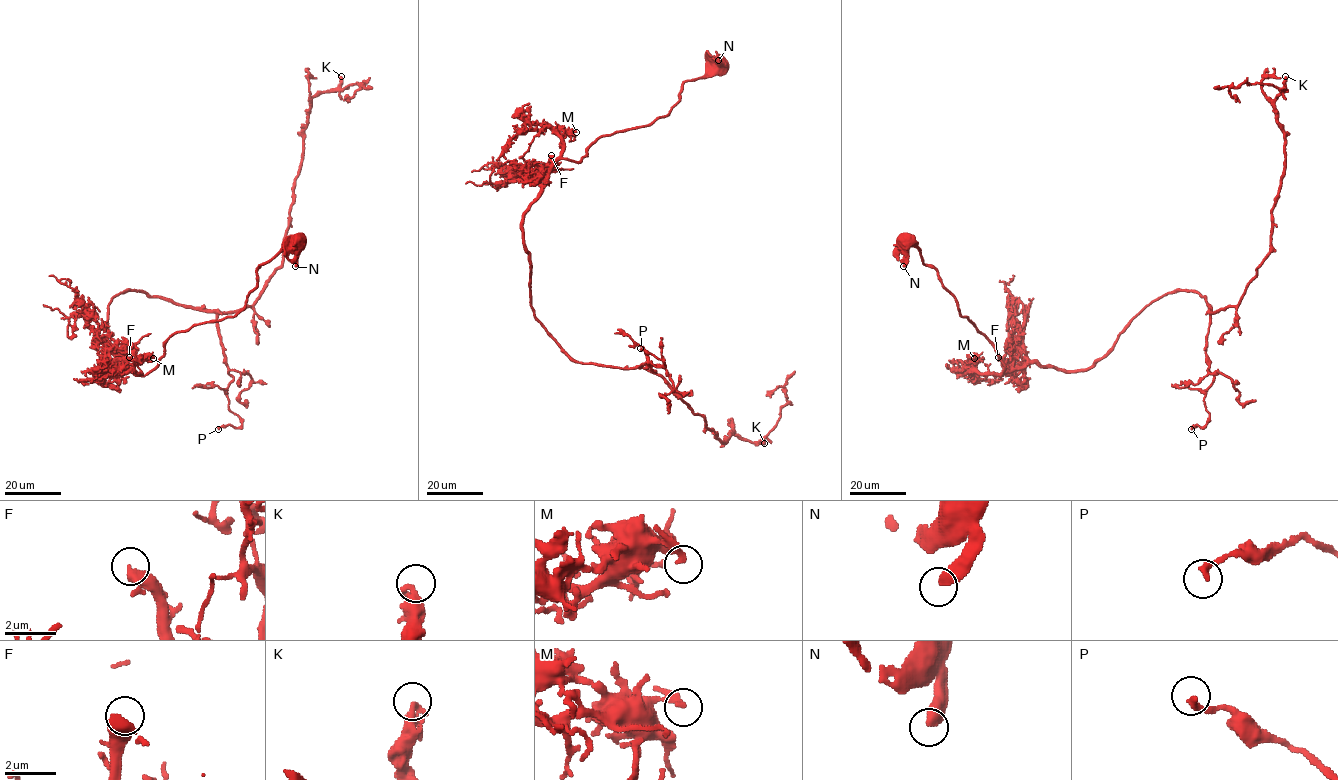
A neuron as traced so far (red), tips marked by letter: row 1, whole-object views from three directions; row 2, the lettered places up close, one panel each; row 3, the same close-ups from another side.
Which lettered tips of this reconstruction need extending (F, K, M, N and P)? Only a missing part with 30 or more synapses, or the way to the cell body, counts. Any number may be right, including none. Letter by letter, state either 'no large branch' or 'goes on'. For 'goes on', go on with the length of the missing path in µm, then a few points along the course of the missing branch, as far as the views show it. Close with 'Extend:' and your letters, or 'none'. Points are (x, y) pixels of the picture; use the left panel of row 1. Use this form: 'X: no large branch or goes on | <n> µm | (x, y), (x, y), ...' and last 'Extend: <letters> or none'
F: goes on | 10 µm | (129, 357), (124, 352), (134, 351), (133, 344)
K: no large branch
M: no large branch
N: no large branch
P: no large branch
Extend: F

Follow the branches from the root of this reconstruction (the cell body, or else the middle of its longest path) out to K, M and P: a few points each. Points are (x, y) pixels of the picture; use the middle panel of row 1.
K: (721, 62), (667, 115), (560, 158), (523, 244), (534, 316), (572, 358), (653, 371), (722, 442), (764, 443)
M: (721, 62), (685, 81), (667, 115), (599, 137), (579, 162), (562, 157), (557, 131), (576, 132)
P: (721, 62), (667, 115), (560, 158), (523, 215), (547, 333), (575, 361), (664, 364), (640, 348)

